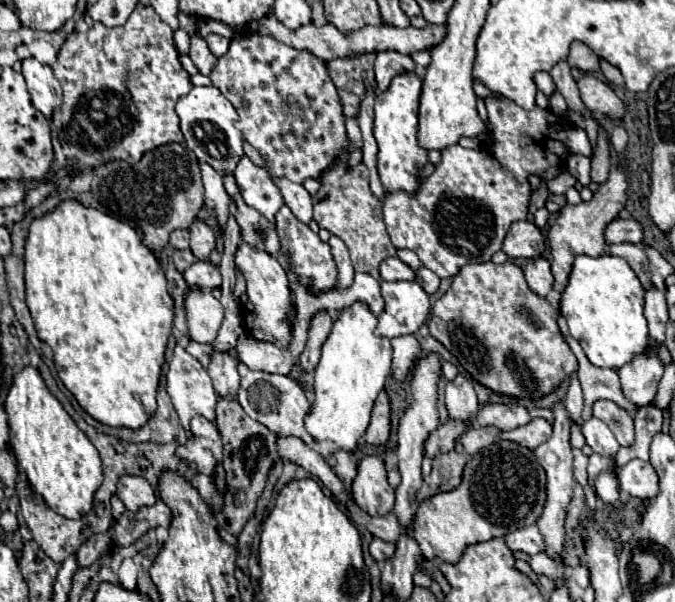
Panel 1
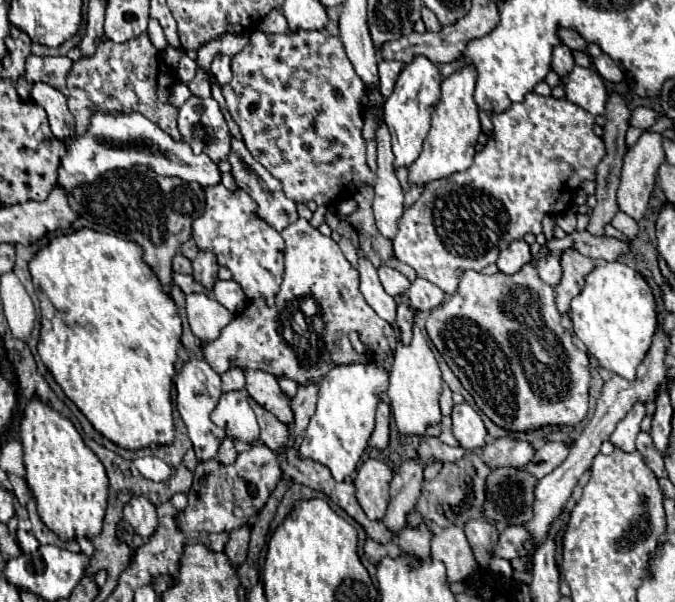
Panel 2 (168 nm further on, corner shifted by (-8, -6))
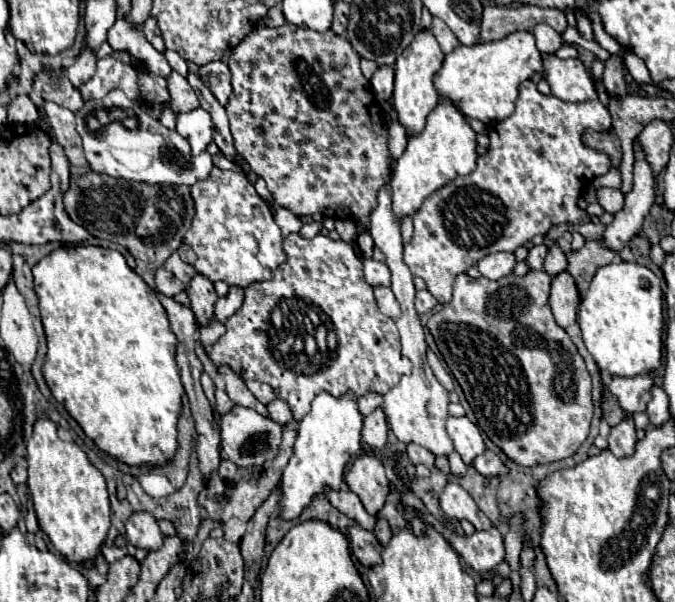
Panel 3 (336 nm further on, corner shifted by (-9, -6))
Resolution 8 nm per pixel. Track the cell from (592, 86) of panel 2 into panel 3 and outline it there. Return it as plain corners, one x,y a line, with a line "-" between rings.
547,54
543,58
543,74
551,88
551,94
565,102
585,102
597,98
589,70
581,60
557,58

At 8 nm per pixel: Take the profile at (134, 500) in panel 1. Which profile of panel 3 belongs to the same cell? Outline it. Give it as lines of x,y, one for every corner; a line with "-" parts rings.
145,512
133,514
127,524
127,542
135,548
143,548
145,552
159,550
163,546
163,536
157,526
157,520

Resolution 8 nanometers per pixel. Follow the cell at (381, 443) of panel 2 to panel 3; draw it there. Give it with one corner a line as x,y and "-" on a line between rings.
381,408
373,410
369,416
363,418
363,430
361,438
371,448
383,448
387,442
387,420

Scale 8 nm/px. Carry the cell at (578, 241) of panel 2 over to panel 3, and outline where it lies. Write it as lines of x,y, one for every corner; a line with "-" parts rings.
541,244
541,246
533,246
529,250
529,256
527,256
527,268
529,270
543,270
543,258
547,254
547,246

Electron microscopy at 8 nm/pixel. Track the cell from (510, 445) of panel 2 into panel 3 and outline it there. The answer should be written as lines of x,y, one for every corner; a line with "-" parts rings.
487,450
485,454
481,454
479,458
475,458
473,468
475,468
479,474
483,474
483,476
503,476
503,474
507,474
507,468
505,468
505,464
499,460
499,456
493,454
493,452
489,452
489,450

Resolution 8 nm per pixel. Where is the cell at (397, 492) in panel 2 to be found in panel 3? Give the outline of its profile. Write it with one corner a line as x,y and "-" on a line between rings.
381,518
381,520
377,520
377,524
375,524
375,528
373,528
373,534
375,534
375,538
379,540
379,544
381,546
387,546
387,542
391,540
391,528
389,528
389,524
387,524
387,520
385,518

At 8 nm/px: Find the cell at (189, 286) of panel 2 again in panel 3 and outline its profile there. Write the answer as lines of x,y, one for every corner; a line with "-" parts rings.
159,268
155,272
155,286
157,286
157,292
161,292
163,296
175,296
181,290
185,290
185,286
171,272
167,272
163,268

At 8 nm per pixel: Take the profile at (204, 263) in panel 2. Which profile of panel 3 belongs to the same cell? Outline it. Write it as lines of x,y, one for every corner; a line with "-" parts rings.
197,274
189,284
187,296
191,300
191,310
195,314
197,326
209,326
209,322
213,318
213,306
217,302
213,282
209,282
205,276

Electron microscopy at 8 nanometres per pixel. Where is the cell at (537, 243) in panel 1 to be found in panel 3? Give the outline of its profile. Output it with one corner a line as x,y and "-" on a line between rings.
511,252
489,254
487,258
481,258
477,264
481,276
485,276
489,280
499,280
499,278
511,274
513,266
515,266
515,256

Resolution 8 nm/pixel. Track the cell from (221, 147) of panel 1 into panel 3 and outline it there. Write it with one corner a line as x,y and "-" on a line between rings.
203,108
177,116
177,132
187,138
193,154
201,154
209,142
213,142
213,122

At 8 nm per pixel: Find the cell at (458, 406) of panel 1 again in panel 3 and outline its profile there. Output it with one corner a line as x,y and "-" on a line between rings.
449,418
447,420
447,434
455,444
455,452
461,456
461,460
469,466
477,456
485,452
485,444
481,438
479,428
467,418

